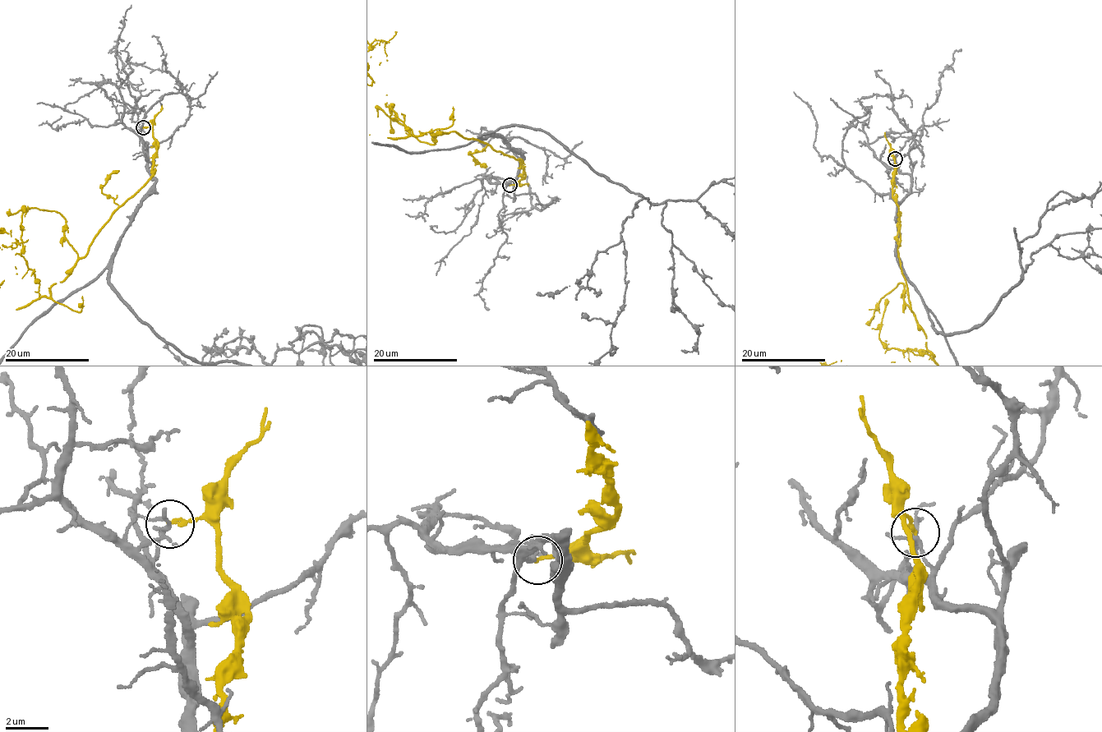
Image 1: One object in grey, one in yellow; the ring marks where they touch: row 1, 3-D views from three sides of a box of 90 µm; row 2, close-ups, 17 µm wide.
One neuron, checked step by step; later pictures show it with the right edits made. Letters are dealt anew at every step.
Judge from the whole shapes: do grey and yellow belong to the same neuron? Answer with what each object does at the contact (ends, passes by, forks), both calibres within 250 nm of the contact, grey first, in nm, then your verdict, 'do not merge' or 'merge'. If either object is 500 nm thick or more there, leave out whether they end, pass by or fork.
grey passes by; yellow ends there; 150 nm thick on the grey side, 170 nm on the other; do not merge

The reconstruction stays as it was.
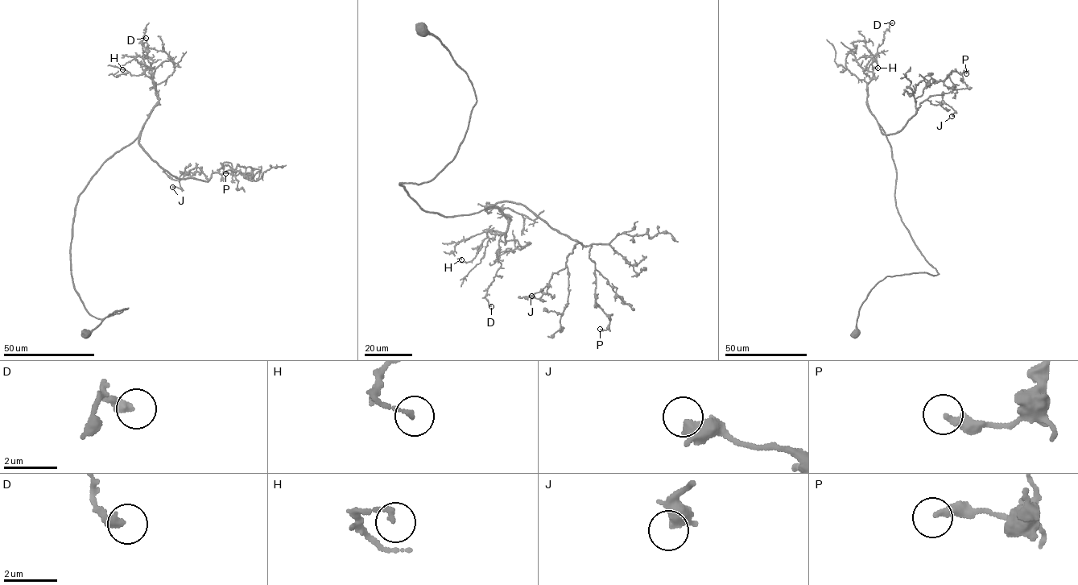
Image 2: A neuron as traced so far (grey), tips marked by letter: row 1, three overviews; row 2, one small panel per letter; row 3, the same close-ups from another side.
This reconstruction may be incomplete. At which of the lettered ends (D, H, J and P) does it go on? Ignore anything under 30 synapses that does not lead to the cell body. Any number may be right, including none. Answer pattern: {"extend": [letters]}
{"extend": []}

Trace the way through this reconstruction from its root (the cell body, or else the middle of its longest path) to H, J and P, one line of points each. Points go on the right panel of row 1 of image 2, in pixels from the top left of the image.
H: (857, 333), (879, 281), (939, 274), (898, 211), (891, 146), (867, 102), (873, 72), (856, 60), (877, 68)
J: (857, 333), (879, 281), (939, 274), (898, 211), (877, 122), (900, 130), (927, 99), (952, 116)
P: (857, 333), (879, 281), (939, 274), (898, 211), (877, 122), (900, 130), (926, 86), (966, 73)

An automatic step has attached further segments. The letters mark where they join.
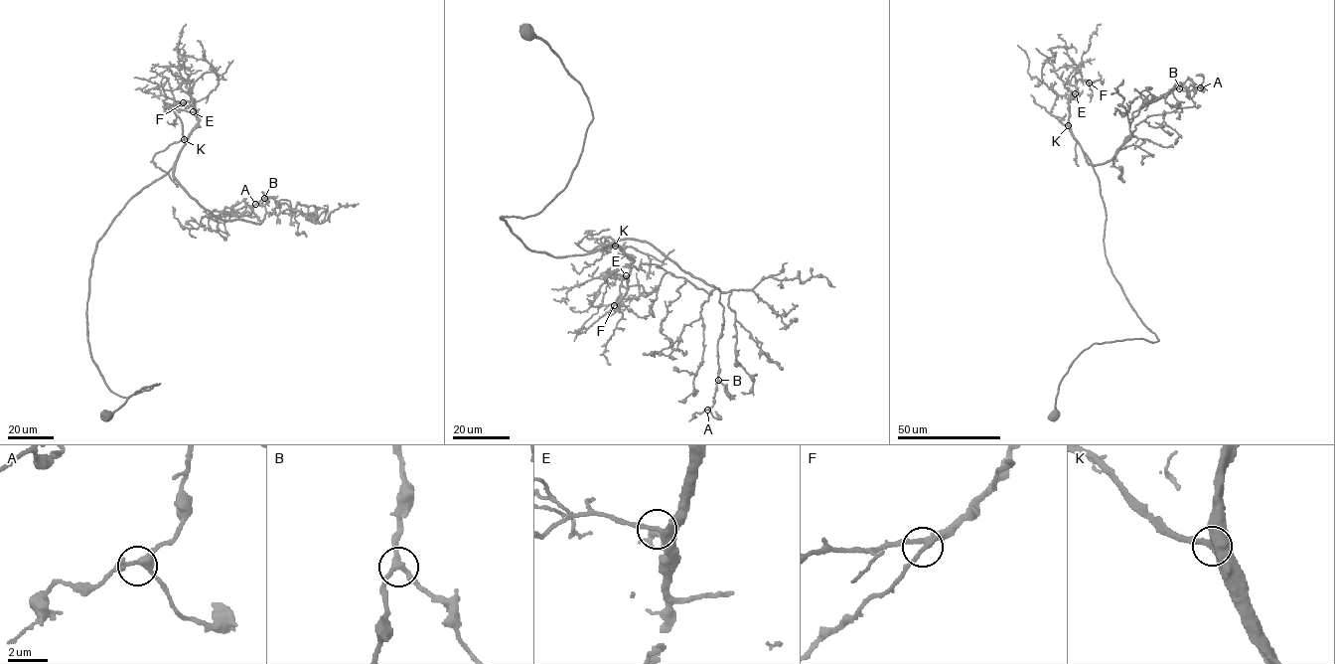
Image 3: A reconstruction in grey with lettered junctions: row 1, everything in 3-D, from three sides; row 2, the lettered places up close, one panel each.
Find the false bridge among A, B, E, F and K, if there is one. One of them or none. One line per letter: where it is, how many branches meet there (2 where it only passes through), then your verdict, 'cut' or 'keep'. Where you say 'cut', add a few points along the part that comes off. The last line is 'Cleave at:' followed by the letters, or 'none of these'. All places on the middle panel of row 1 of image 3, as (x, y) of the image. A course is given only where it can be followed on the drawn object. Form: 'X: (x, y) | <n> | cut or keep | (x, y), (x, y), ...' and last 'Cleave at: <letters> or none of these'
A: (707, 410) | 3 | keep
B: (718, 380) | 3 | keep
E: (626, 275) | 3 | keep
F: (614, 305) | 3 | keep
K: (615, 246) | 3 | keep
Cleave at: none of these

